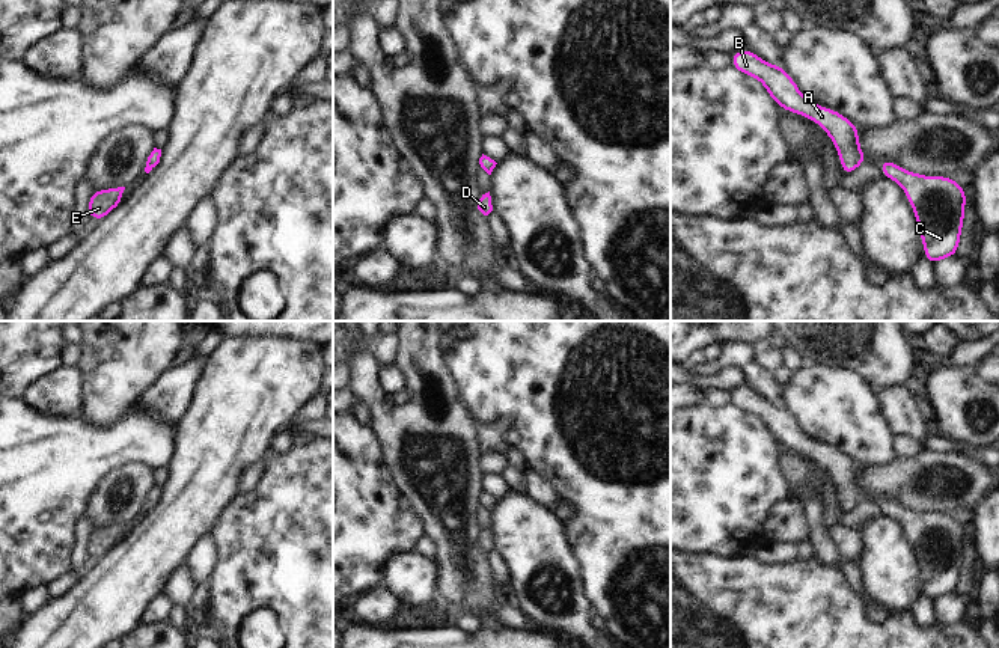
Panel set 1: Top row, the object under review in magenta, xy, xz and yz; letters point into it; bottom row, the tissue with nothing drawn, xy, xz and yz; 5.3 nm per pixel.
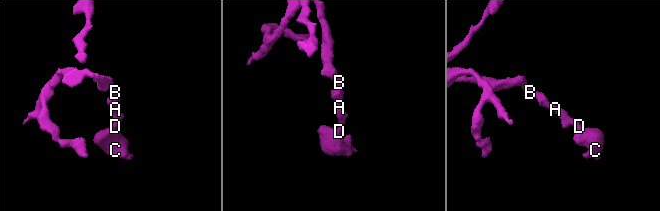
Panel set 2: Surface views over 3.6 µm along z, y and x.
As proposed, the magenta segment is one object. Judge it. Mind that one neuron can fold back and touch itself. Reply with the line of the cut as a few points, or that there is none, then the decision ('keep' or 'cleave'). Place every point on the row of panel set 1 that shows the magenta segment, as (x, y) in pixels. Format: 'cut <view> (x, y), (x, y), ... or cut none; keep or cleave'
cut none; keep

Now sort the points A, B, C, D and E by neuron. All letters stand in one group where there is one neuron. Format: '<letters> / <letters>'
A B C D E

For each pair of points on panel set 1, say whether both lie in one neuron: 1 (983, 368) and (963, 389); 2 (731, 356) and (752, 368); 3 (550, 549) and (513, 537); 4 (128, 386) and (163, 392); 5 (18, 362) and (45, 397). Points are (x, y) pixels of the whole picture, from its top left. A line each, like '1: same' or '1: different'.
1: different
2: different
3: same
4: different
5: different

